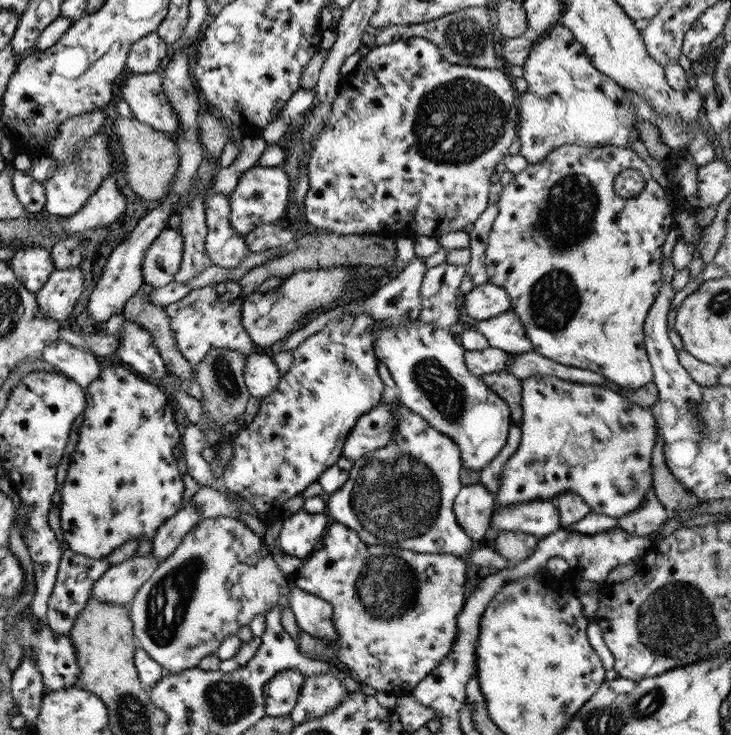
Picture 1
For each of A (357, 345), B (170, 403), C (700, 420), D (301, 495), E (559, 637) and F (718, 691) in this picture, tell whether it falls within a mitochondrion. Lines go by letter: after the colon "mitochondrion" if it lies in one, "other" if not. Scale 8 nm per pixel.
A: other
B: other
C: mitochondrion
D: other
E: other
F: other

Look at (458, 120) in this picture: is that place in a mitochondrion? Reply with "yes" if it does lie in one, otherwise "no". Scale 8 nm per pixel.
yes

